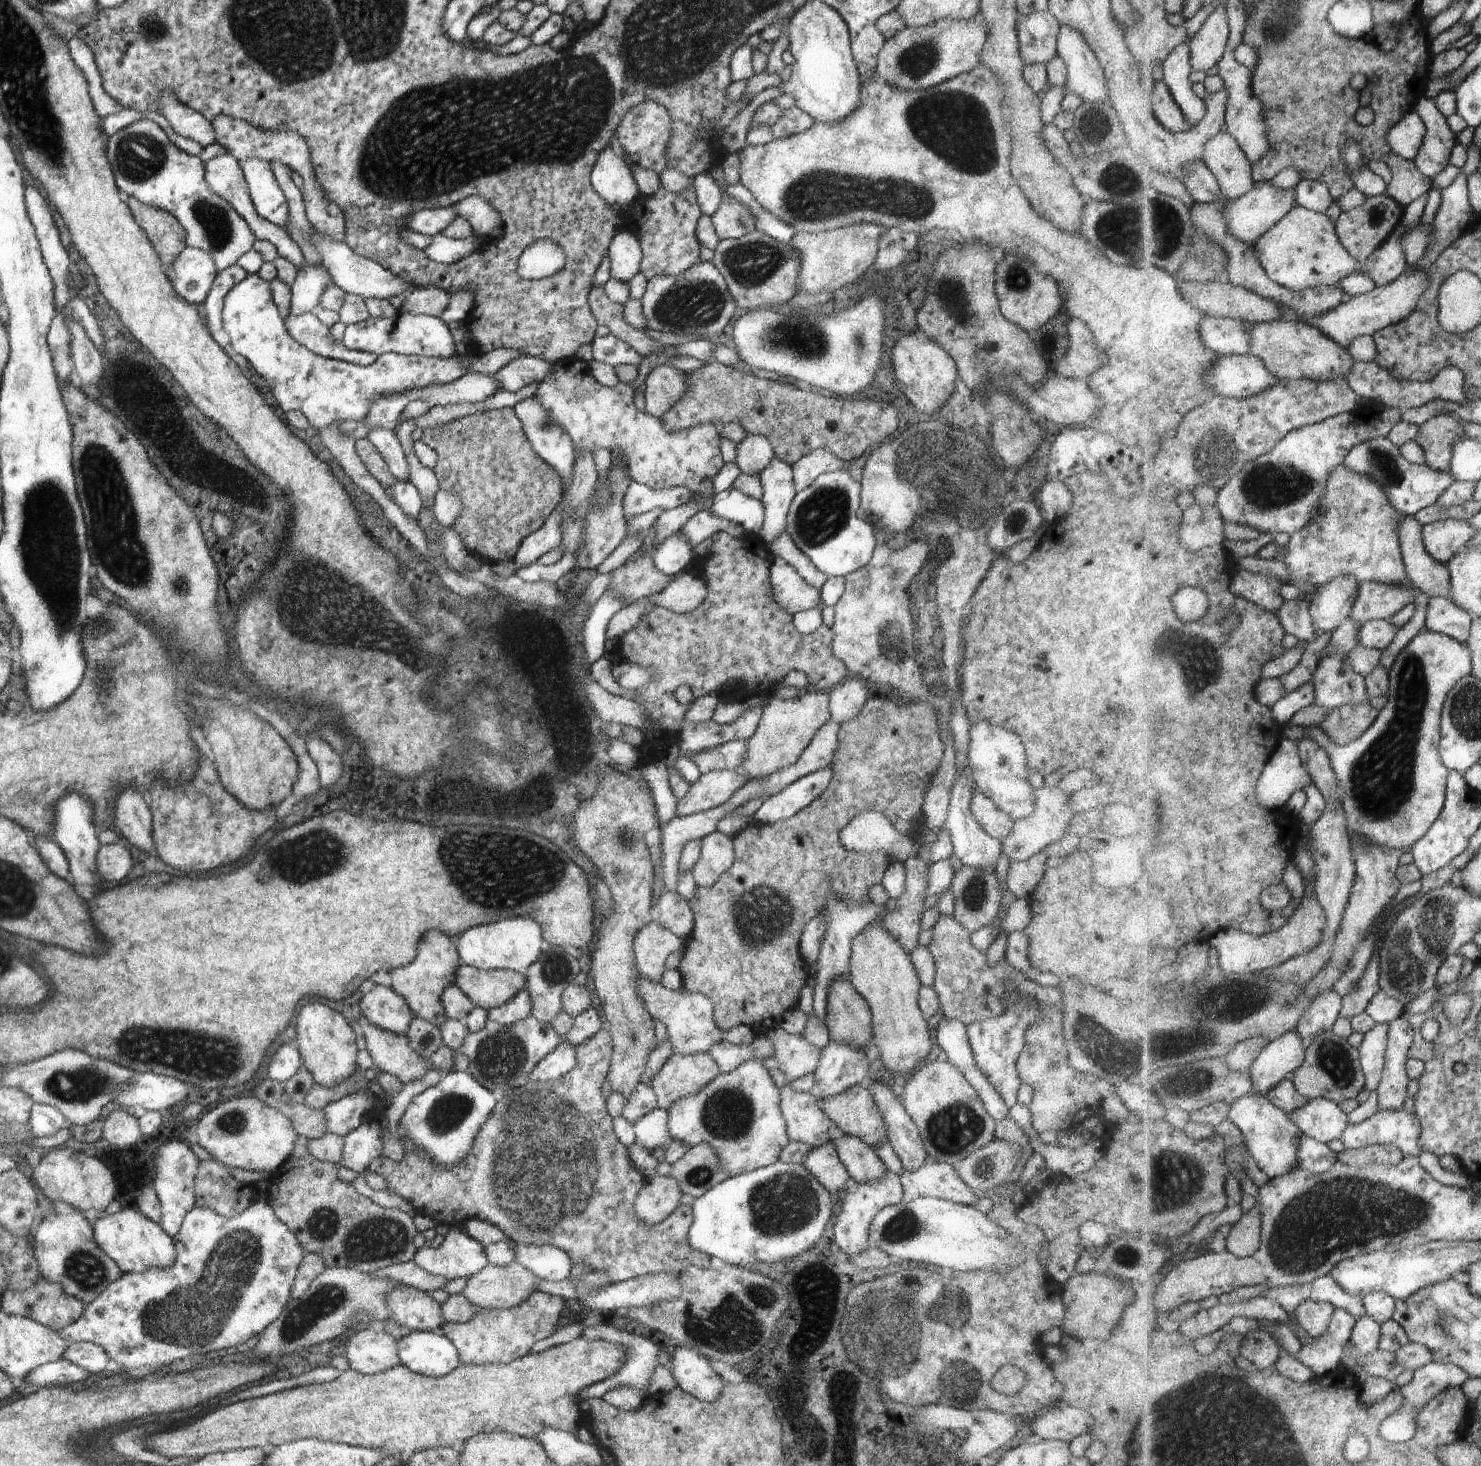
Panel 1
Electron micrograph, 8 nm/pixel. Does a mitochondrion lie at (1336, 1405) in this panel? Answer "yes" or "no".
no

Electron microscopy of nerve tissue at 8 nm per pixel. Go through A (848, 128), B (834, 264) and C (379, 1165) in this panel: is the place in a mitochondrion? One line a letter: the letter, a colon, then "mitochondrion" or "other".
A: other
B: mitochondrion
C: other

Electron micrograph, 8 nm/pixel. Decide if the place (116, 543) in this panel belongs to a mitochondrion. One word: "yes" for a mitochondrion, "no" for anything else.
yes

